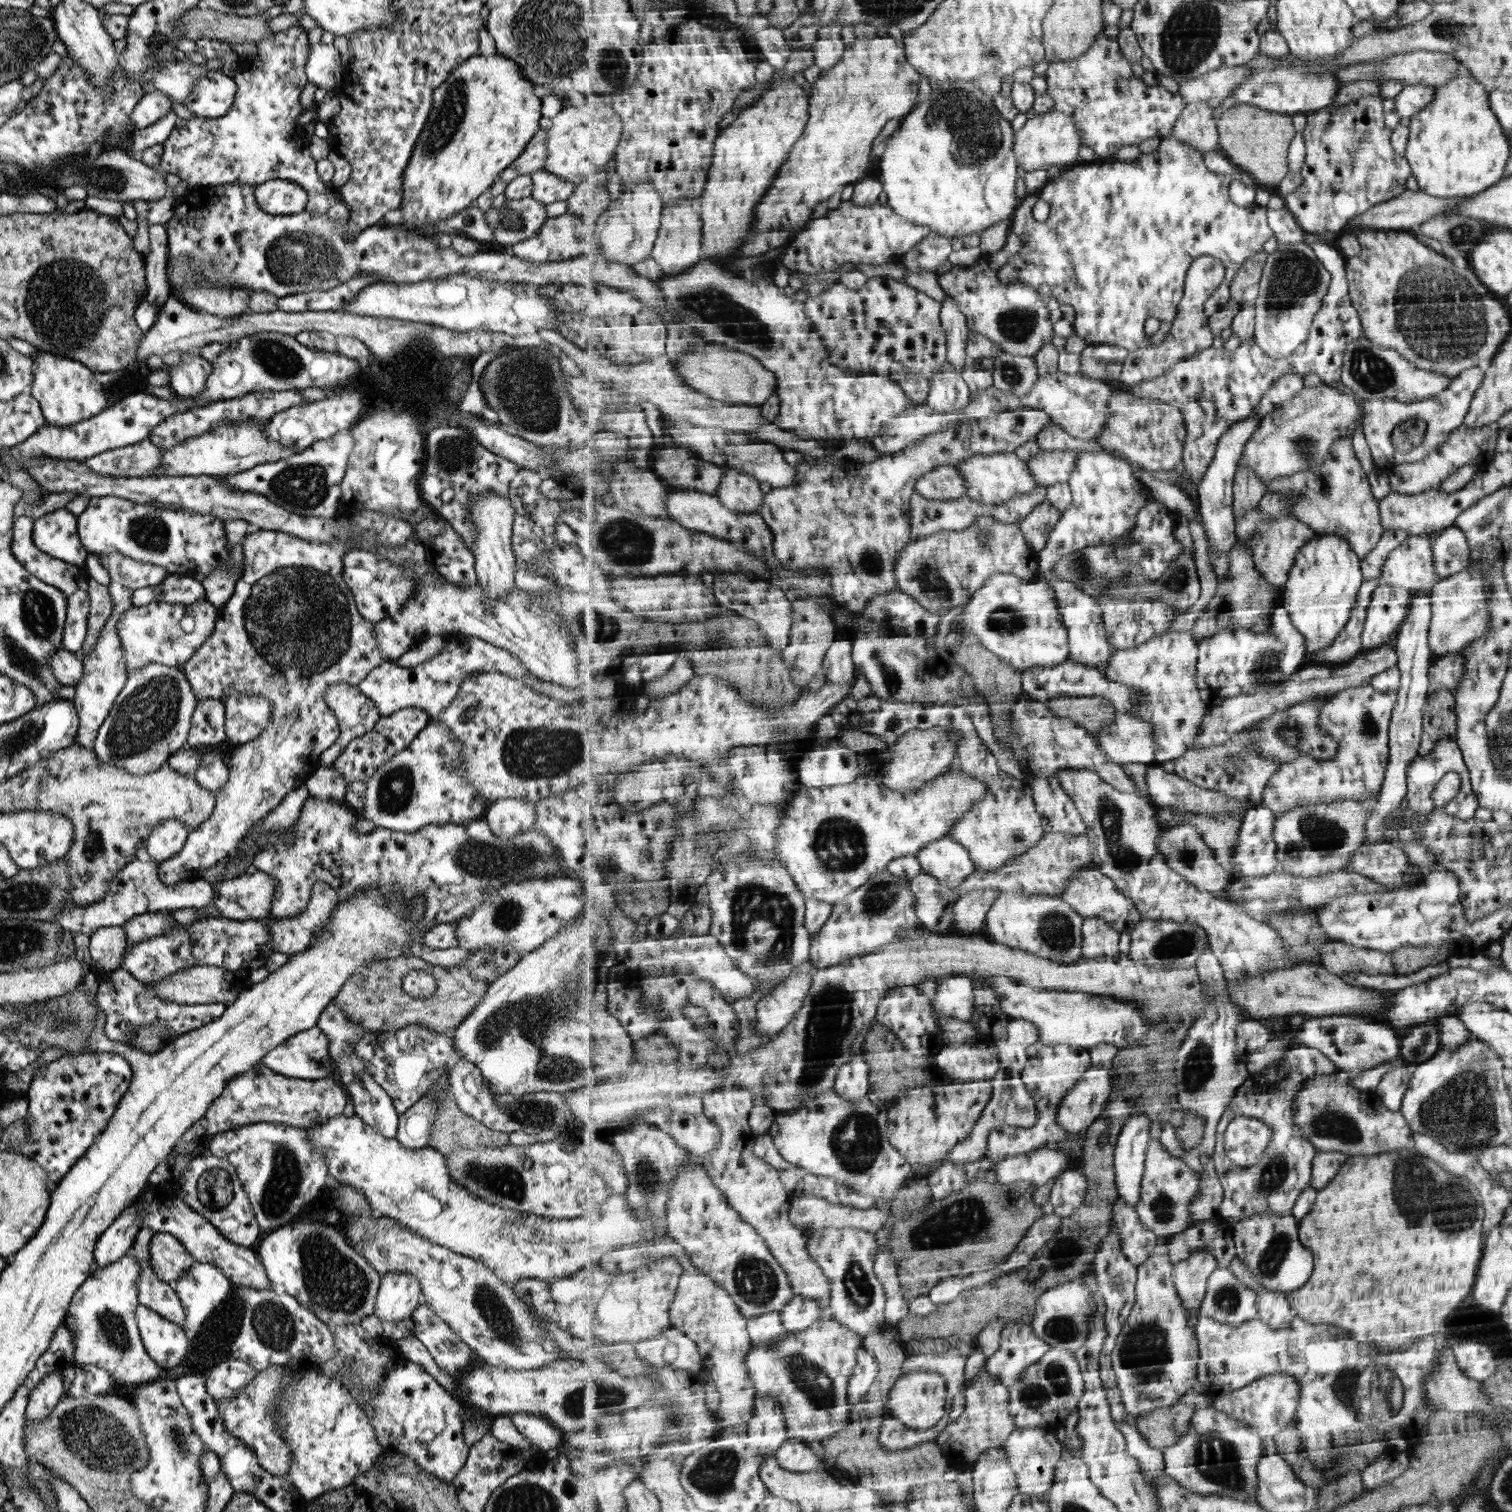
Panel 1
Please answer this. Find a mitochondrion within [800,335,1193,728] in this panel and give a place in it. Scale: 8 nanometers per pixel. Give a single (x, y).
(1082, 567)

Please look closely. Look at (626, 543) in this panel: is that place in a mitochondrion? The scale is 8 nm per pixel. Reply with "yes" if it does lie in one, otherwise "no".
yes

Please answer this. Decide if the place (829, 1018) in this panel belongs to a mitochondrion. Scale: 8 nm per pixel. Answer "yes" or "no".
yes

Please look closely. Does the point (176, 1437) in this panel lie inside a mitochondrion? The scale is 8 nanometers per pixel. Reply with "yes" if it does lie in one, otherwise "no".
yes

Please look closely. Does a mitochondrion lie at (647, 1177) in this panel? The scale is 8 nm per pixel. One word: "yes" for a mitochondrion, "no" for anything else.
yes

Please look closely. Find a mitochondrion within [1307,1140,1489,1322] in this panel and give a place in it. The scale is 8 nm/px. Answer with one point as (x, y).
(1413, 1181)

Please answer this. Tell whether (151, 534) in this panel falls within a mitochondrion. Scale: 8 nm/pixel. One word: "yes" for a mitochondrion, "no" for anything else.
yes

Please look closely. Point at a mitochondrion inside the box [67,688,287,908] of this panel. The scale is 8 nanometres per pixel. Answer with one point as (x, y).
(90, 847)

